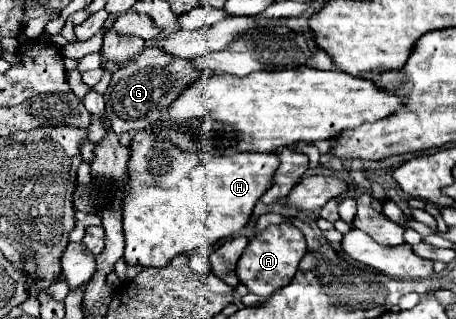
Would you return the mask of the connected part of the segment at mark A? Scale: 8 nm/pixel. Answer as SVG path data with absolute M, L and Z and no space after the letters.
M282 222L276 226L268 226L268 230L264 230L262 234L258 234L250 240L246 254L242 254L242 258L238 260L236 276L252 294L268 298L270 294L274 294L278 288L286 286L294 278L298 264L306 252L308 252L306 240L294 224Z

